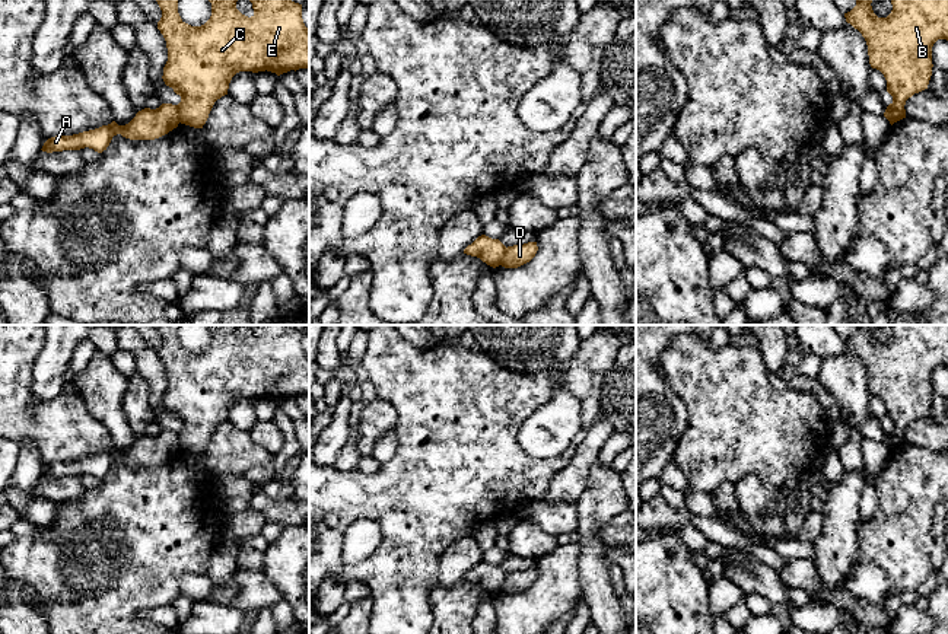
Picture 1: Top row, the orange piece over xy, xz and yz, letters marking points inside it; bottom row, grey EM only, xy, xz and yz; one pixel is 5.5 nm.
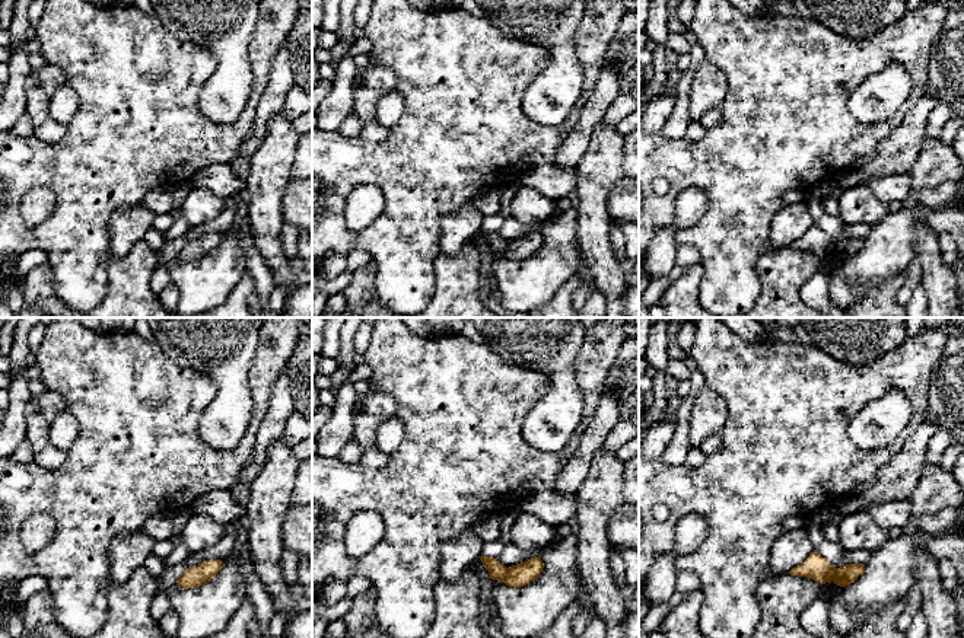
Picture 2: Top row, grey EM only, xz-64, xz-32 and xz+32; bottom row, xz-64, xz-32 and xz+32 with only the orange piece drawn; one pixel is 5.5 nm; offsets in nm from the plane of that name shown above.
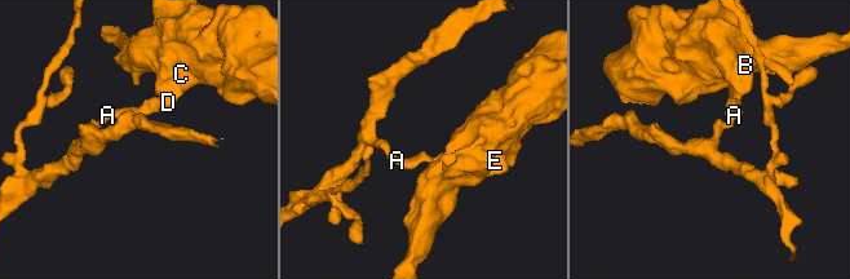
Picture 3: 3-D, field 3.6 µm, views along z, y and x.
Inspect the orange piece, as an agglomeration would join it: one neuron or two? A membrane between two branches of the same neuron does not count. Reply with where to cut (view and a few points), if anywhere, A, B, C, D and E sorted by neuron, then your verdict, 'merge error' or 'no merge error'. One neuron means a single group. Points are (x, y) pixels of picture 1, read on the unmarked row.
cut xy (177, 432), (177, 445), (180, 448); groups A / B C D E; merge error

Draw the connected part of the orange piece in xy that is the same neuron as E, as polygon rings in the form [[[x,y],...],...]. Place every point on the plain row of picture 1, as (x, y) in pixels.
[[[155,325],[162,337],[158,356],[163,361],[168,375],[168,388],[163,394],[163,408],[181,423],[178,430],[178,446],[181,450],[203,455],[217,426],[228,421],[232,404],[239,398],[271,398],[277,402],[290,396],[309,395],[309,356],[302,345],[302,331],[290,325],[248,325],[254,341],[242,341],[236,335],[238,325],[209,325],[211,343],[201,353],[185,350],[178,340],[179,325]]]

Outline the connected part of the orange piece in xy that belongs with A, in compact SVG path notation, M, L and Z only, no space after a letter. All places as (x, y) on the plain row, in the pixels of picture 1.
M162 430L156 436L144 434L139 437L125 452L118 452L112 447L108 452L79 461L51 463L44 469L41 477L53 480L89 474L102 480L117 461L130 466L155 466L176 455L178 450L178 431Z

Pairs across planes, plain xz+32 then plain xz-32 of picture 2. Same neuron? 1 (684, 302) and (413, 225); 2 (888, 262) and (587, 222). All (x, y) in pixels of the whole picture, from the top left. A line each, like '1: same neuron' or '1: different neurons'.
1: different neurons
2: different neurons

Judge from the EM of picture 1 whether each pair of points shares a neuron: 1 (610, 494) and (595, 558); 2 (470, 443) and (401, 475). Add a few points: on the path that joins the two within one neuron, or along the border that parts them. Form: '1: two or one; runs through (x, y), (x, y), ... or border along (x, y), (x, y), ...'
1: one; runs through (595, 510), (591, 516), (591, 542)
2: one; runs through (452, 461), (438, 475), (419, 475)

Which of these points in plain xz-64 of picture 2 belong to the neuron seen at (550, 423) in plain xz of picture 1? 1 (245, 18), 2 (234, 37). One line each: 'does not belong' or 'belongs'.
1: belongs
2: belongs

